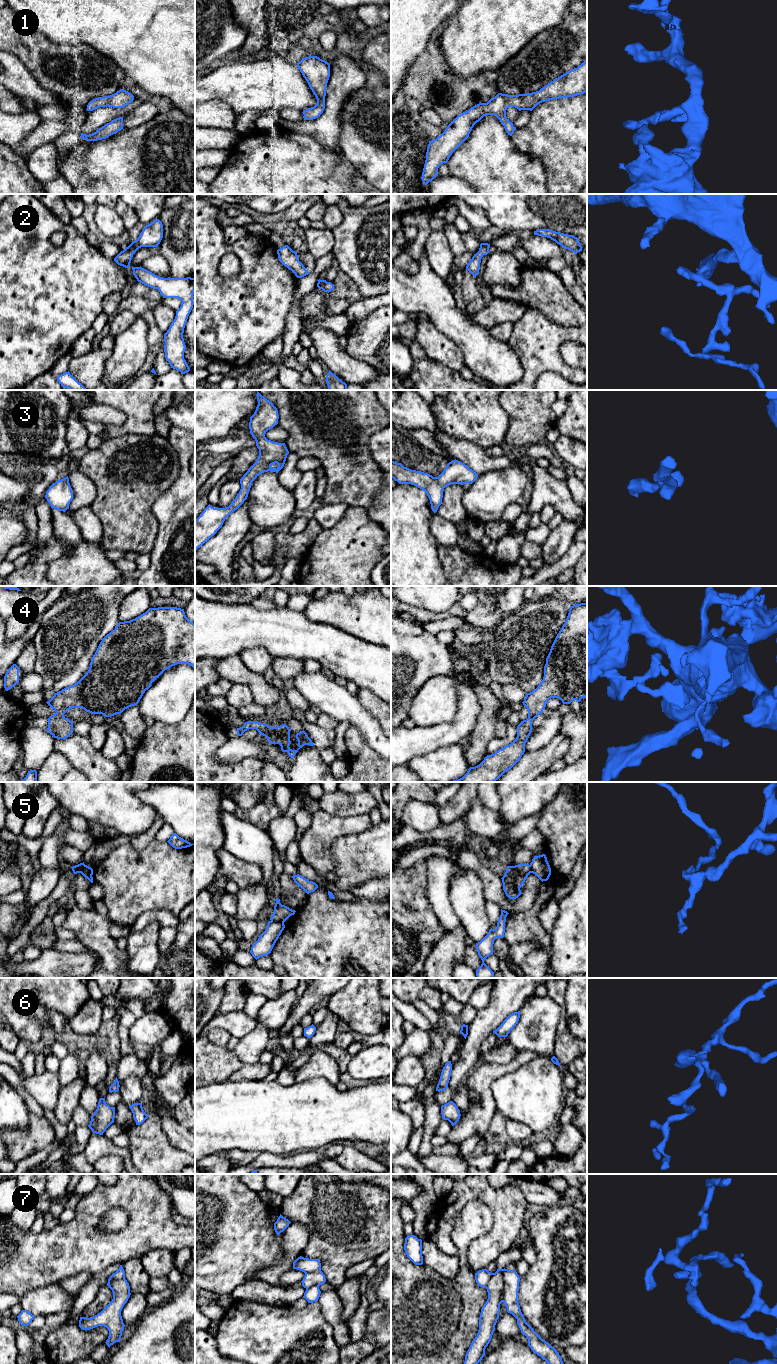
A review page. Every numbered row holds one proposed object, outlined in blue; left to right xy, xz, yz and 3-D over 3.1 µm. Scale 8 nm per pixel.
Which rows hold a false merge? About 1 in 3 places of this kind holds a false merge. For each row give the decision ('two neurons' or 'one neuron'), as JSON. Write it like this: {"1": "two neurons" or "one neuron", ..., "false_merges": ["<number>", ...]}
{"1": "one neuron", "2": "one neuron", "3": "one neuron", "4": "one neuron", "5": "two neurons", "6": "one neuron", "7": "two neurons", "false_merges": ["5", "7"]}

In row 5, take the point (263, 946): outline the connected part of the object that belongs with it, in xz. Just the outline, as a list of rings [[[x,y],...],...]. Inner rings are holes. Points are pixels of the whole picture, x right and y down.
[[[269,921],[265,931],[251,947],[250,953],[252,956],[257,960],[270,954],[284,928],[284,923]]]

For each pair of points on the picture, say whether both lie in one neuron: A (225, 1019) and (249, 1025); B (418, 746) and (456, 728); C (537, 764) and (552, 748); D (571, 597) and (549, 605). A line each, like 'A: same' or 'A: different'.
A: same
B: same
C: same
D: different

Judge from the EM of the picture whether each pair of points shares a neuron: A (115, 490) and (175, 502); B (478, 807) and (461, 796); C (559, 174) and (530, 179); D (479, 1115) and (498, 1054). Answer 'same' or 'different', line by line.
A: different
B: different
C: different
D: different

